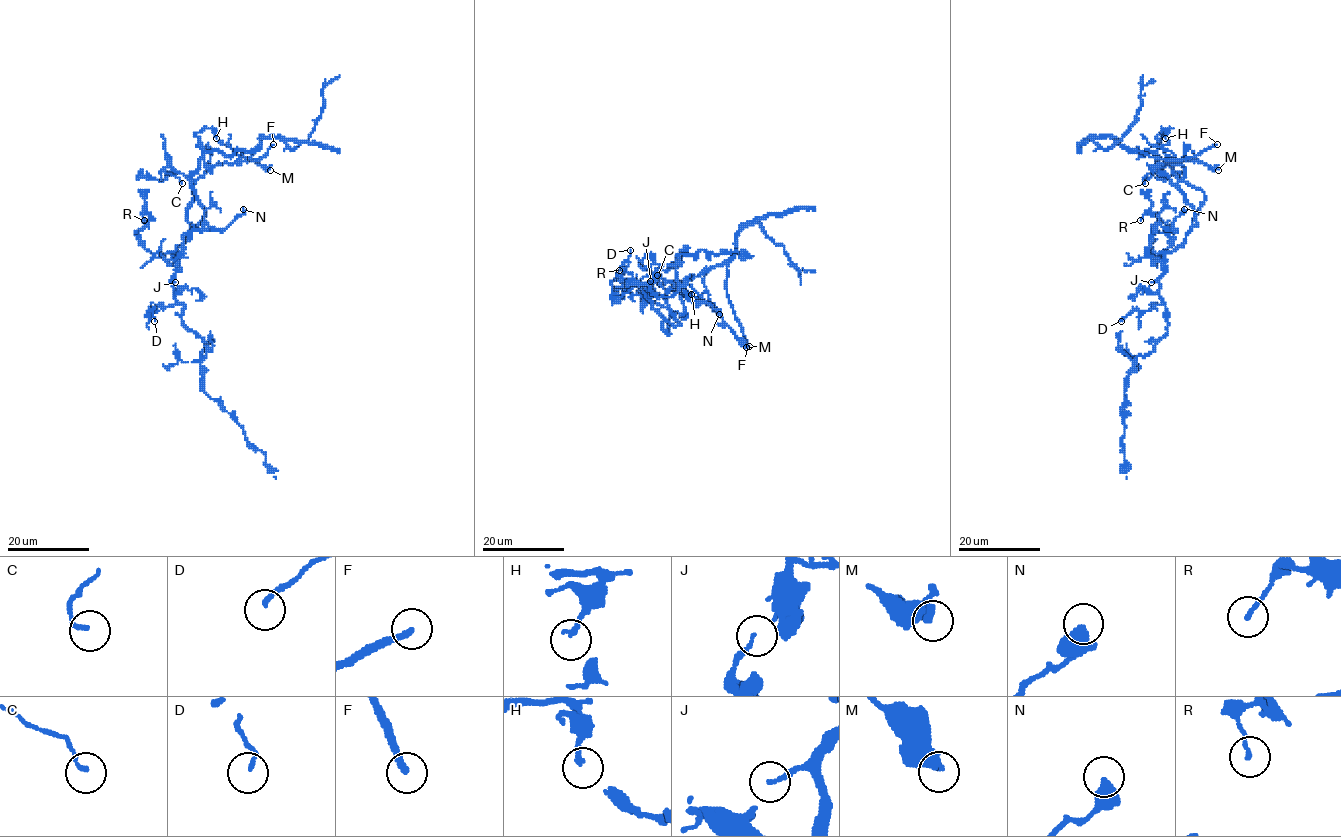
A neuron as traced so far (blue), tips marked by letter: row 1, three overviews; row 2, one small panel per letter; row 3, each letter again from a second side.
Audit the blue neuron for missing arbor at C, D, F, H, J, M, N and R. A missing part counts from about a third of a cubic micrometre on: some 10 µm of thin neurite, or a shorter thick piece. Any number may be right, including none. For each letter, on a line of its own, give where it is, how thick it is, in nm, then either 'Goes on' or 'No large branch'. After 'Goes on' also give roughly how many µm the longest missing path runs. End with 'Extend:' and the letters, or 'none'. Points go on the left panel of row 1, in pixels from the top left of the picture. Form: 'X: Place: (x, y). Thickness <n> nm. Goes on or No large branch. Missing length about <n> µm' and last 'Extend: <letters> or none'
C: Place: (182, 183). Thickness 140 nm. No large branch
D: Place: (154, 321). Thickness 150 nm. No large branch
F: Place: (273, 144). Thickness 240 nm. Goes on. Missing length about 110 µm
H: Place: (216, 138). Thickness 130 nm. No large branch
J: Place: (175, 282). Thickness 130 nm. No large branch
M: Place: (270, 170). Thickness 380 nm. No large branch
N: Place: (243, 209). Thickness 500 nm. No large branch
R: Place: (144, 220). Thickness 140 nm. No large branch
Extend: F

